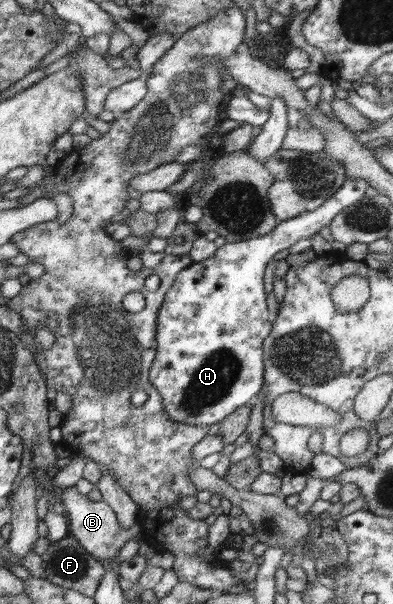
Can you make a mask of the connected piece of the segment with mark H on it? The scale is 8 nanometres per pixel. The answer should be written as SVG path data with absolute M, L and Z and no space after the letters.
M361 178L347 182L316 210L308 211L285 221L279 221L274 231L248 240L227 241L207 260L192 263L181 270L166 291L158 312L158 351L151 364L150 379L164 400L165 411L172 420L191 425L210 426L227 418L232 412L252 403L265 382L265 356L263 344L270 334L270 320L264 294L266 262L280 250L290 249L302 238L312 238L332 219L351 204L358 202L369 184Z

